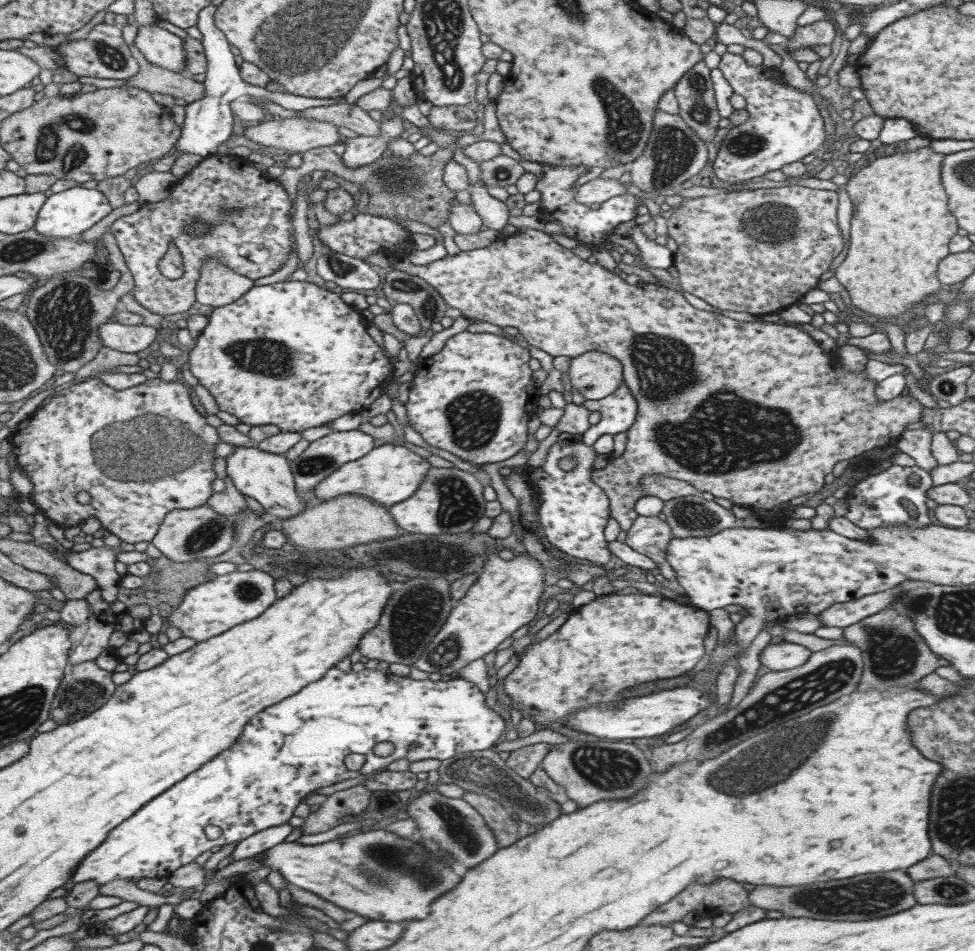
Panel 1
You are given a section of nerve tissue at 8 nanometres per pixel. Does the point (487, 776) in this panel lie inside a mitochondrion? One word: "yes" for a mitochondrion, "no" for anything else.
yes

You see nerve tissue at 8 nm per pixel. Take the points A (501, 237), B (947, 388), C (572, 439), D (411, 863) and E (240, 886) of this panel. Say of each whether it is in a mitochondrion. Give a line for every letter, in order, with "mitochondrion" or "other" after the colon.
A: other
B: mitochondrion
C: other
D: mitochondrion
E: other

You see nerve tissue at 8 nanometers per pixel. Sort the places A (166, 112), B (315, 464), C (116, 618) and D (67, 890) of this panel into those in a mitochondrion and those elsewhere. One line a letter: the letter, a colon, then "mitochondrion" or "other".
A: other
B: mitochondrion
C: other
D: other

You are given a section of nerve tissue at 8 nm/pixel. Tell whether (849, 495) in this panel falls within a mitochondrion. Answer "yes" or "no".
no

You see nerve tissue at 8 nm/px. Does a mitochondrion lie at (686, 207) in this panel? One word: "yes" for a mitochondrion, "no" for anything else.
no

